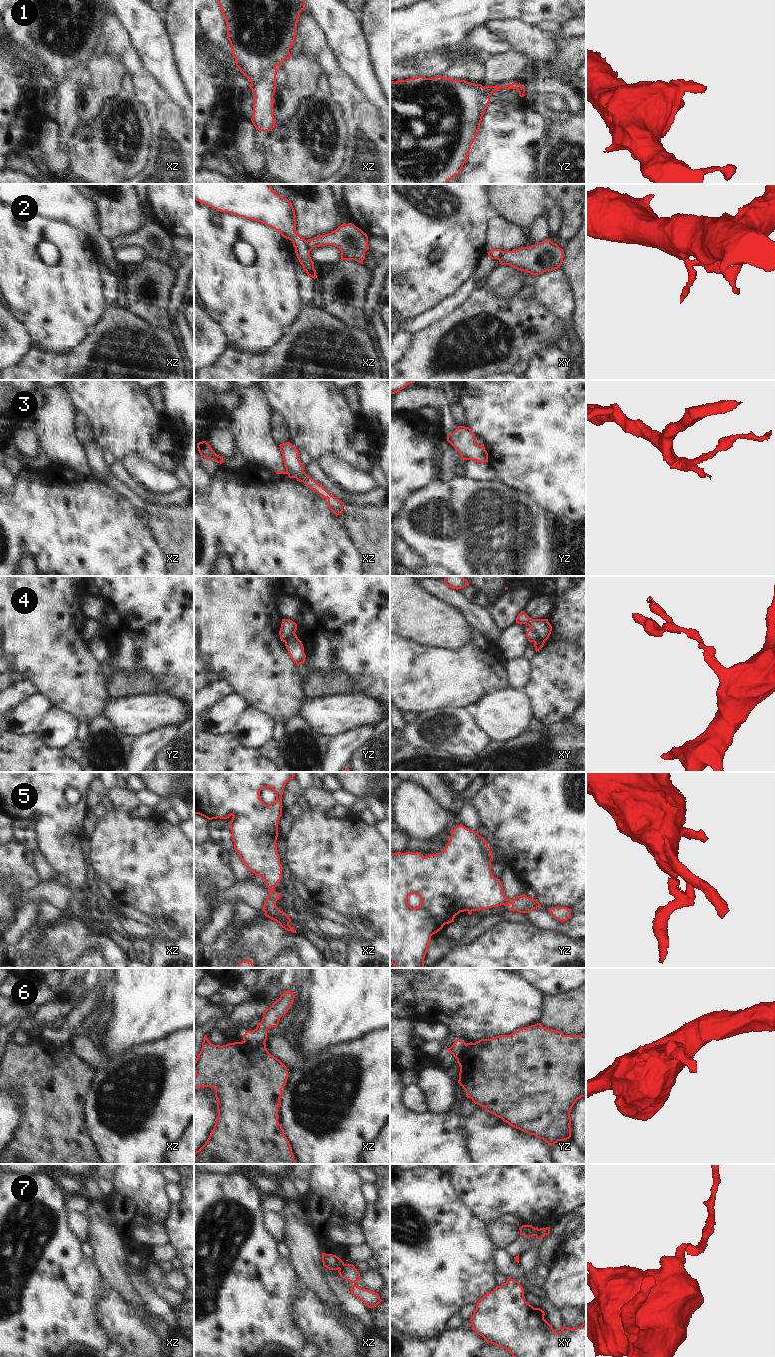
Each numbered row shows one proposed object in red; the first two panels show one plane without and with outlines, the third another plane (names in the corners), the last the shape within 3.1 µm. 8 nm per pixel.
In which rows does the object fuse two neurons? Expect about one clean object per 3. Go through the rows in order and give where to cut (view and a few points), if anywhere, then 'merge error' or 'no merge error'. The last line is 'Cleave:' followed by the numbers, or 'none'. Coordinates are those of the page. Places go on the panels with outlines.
1: cut in xz along (276, 68), (266, 70), (258, 80), (251, 84); merge error
2: cut in xz along (305, 241), (310, 250); merge error
3: cut in xz along (303, 471), (296, 478); merge error
4: cut in xy along (531, 628), (544, 641); merge error
5: cut in yz along (507, 899), (503, 904); merge error
6: cut in xz along (243, 1041), (255, 1045), (264, 1043); merge error
7: cut in xy along (539, 1229), (535, 1235); merge error
Cleave: 1, 2, 3, 4, 5, 6, 7

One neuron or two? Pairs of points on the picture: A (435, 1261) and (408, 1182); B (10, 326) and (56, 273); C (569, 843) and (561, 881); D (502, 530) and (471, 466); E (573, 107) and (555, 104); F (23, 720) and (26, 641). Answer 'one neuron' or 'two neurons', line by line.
A: one neuron
B: two neurons
C: one neuron
D: two neurons
E: two neurons
F: two neurons

